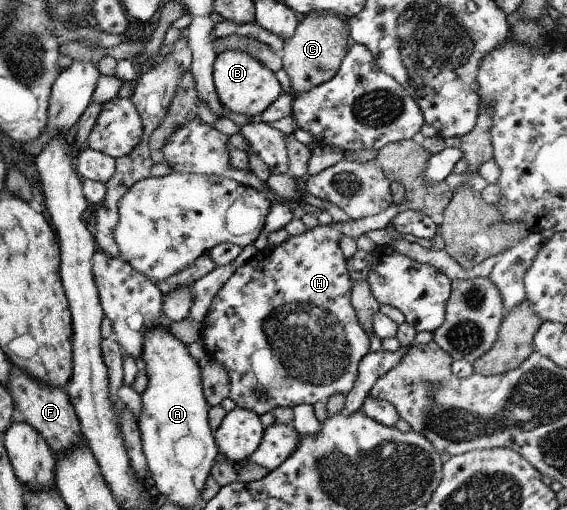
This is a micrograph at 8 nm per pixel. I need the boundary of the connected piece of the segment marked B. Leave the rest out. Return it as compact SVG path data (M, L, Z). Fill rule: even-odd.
M225 50L213 64L215 91L226 110L249 118L261 117L262 113L284 93L275 73L253 56L239 50Z

